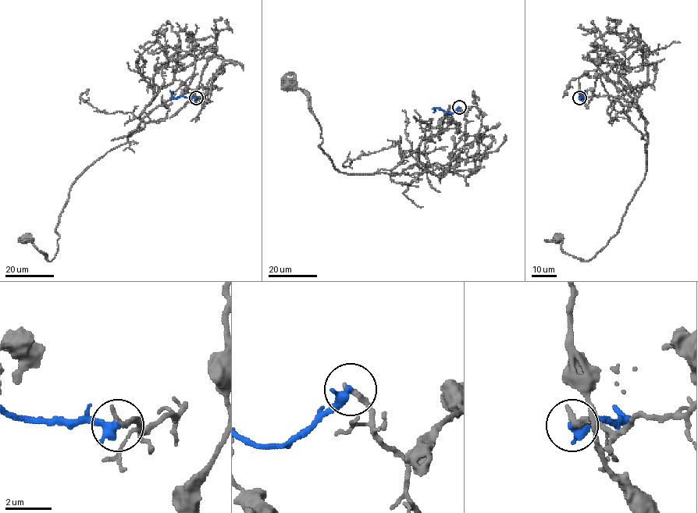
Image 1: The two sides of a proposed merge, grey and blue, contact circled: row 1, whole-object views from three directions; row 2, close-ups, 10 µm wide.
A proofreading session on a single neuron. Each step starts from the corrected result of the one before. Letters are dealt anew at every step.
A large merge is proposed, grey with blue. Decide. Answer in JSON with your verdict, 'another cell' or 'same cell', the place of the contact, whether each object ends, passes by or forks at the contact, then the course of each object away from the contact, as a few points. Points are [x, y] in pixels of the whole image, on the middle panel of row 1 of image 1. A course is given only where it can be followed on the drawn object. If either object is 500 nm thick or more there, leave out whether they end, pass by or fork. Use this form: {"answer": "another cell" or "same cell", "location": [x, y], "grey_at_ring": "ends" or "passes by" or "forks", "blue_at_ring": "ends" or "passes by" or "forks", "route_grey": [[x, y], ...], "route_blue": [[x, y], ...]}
{"answer": "another cell", "location": [459, 107], "grey_at_ring": "ends", "blue_at_ring": "ends", "route_grey": [[459, 107], [468, 137], [442, 176], [417, 165], [405, 174], [348, 174], [318, 147], [309, 98], [289, 85]], "route_blue": [[459, 107], [452, 112], [436, 107], [432, 112]]}

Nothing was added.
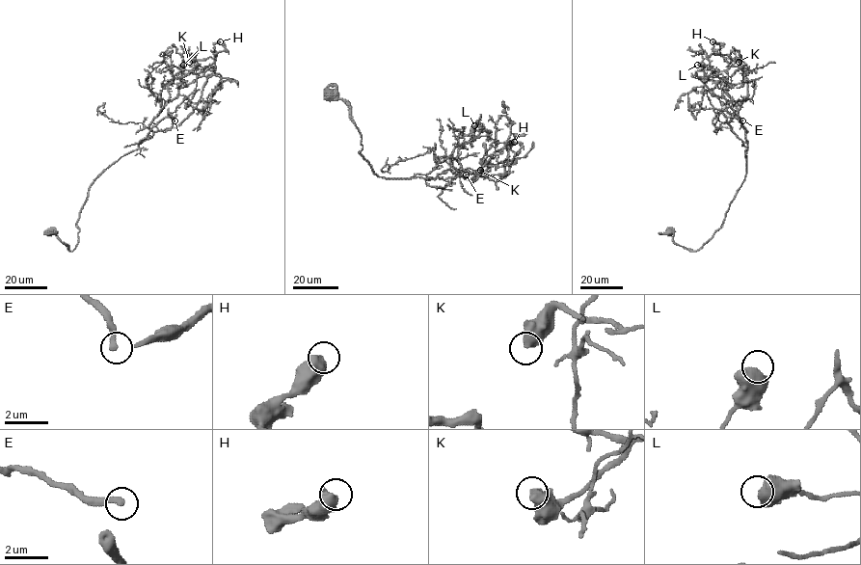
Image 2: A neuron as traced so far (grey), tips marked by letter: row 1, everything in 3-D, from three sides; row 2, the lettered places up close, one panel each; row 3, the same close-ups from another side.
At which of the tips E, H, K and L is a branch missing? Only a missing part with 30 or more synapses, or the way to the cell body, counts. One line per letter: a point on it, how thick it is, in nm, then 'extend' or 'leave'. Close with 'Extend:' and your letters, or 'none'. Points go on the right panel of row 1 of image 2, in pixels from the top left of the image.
E: (742, 121) | 280 nm | extend
H: (713, 41) | 650 nm | leave
K: (739, 62) | 600 nm | leave
L: (697, 65) | 700 nm | leave
Extend: E

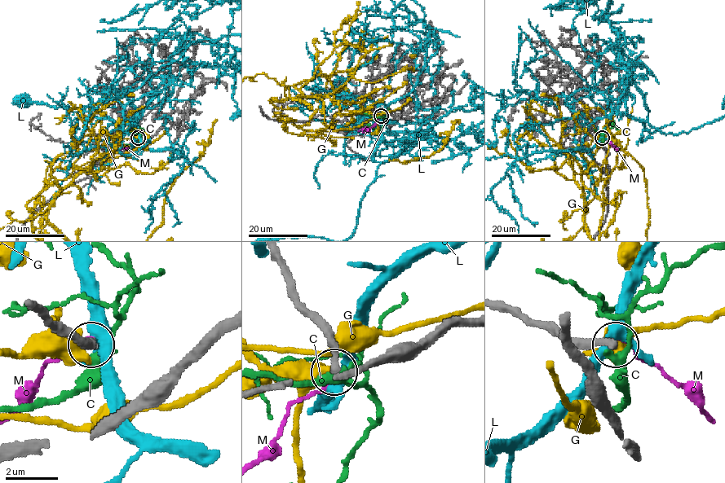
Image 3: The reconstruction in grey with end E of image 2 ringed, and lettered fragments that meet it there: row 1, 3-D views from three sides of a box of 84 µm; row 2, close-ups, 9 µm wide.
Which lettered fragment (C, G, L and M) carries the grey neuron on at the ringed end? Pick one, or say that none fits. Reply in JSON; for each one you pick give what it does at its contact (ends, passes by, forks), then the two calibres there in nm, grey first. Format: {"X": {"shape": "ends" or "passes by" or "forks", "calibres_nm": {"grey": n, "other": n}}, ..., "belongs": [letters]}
{"belongs": []}

